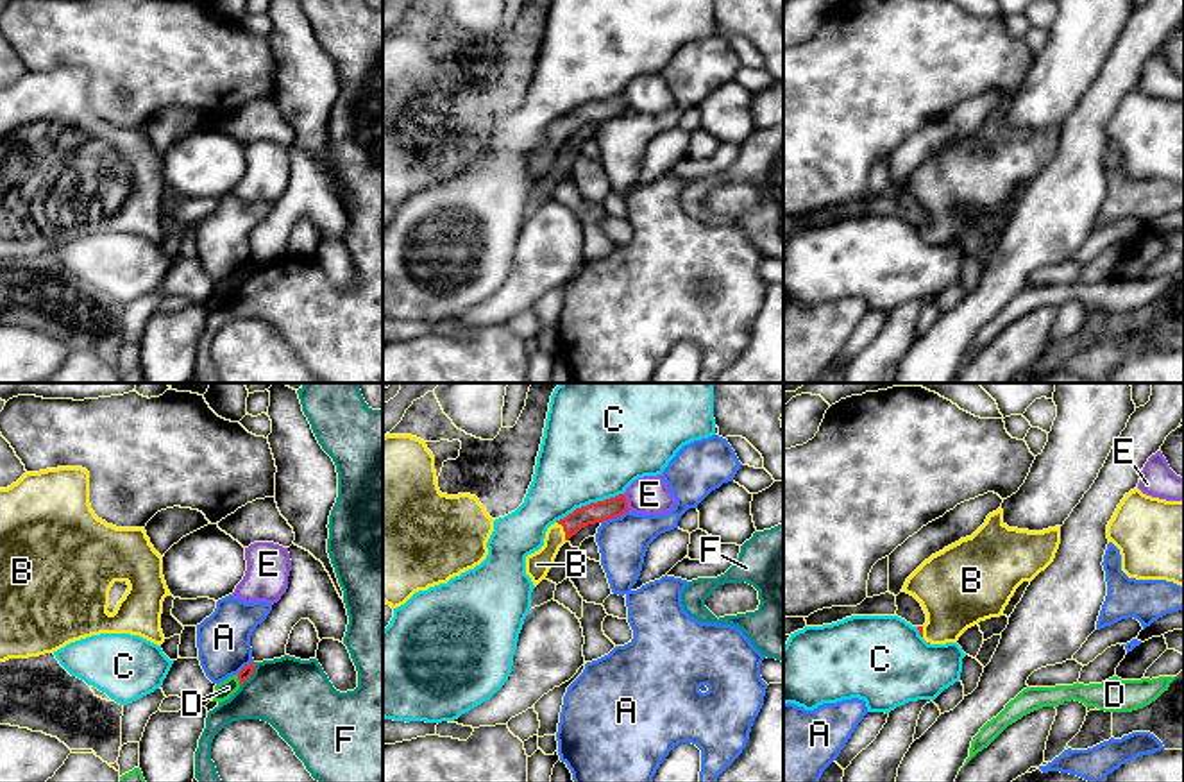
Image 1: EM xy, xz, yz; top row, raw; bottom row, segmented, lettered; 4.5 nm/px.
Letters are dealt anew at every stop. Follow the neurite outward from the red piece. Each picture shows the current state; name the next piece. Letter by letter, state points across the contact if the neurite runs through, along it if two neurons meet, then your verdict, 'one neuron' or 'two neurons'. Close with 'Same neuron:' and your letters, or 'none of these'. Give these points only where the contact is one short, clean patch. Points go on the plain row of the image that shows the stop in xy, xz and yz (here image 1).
A: two neurons
B: across xz (596, 111), (576, 118), (564, 129), (537, 163) | one neuron
C: two neurons
D: along xy (236, 274), (240, 283) | two neurons
E: two neurons
F: two neurons
Same neuron: B

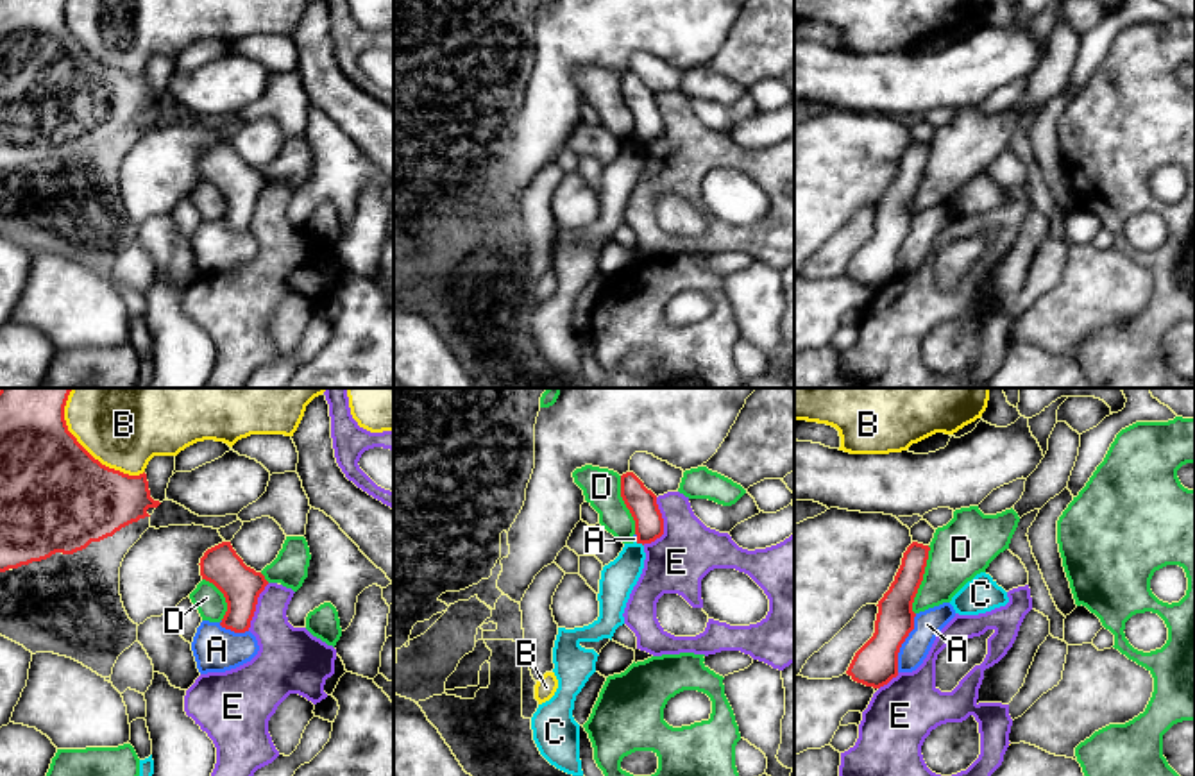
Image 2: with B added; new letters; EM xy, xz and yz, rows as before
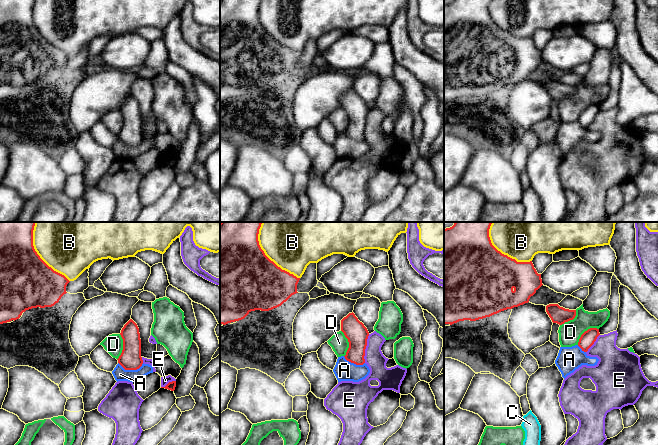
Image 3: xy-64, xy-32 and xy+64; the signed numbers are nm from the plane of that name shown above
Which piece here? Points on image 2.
A: two neurons
B: two neurons
C: two neurons
D: two neurons
E: two neurons
Same neuron: none of these

